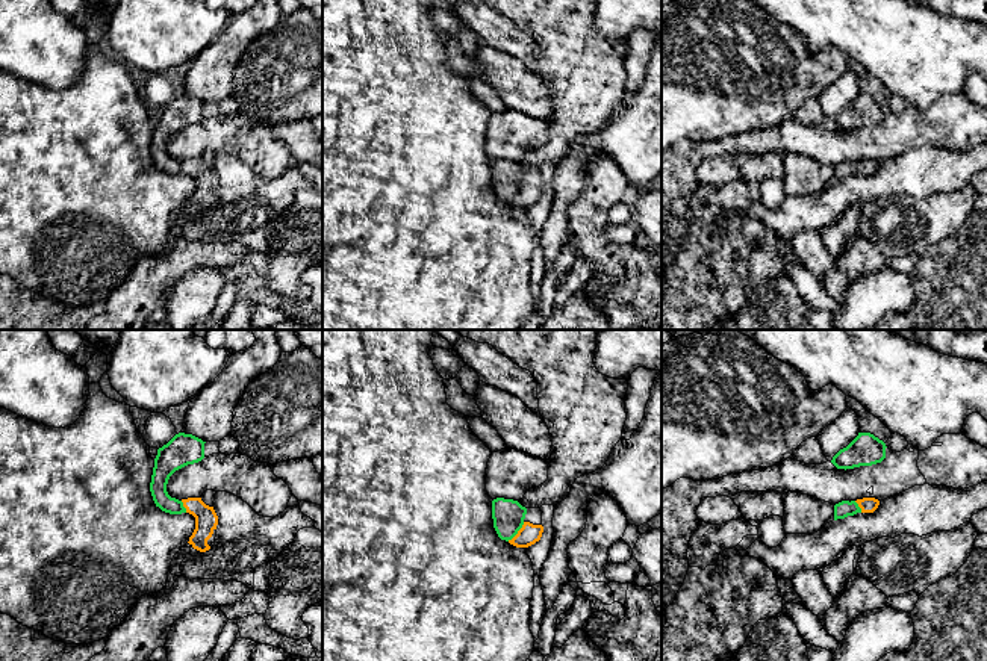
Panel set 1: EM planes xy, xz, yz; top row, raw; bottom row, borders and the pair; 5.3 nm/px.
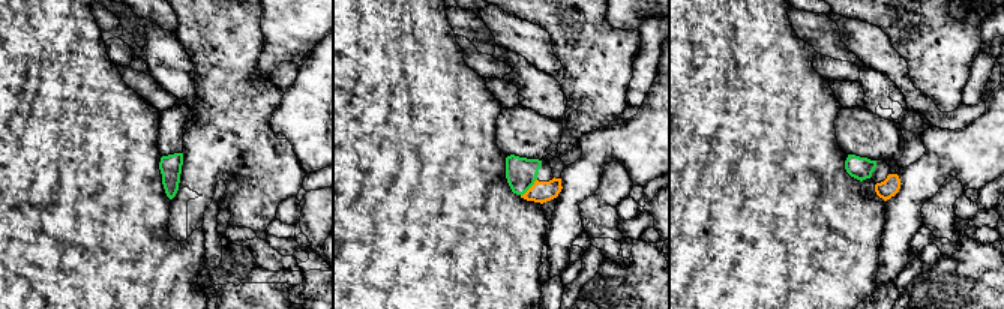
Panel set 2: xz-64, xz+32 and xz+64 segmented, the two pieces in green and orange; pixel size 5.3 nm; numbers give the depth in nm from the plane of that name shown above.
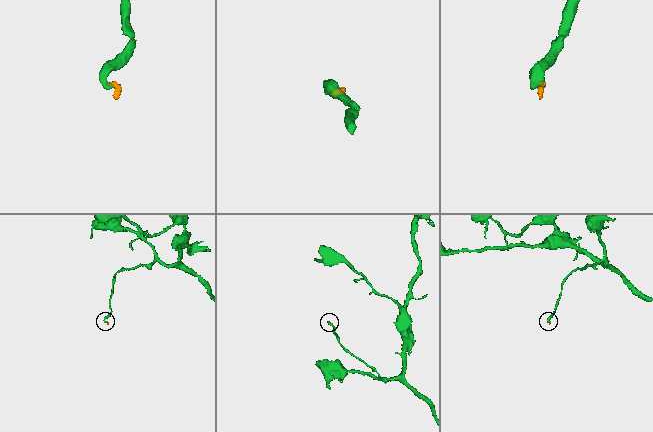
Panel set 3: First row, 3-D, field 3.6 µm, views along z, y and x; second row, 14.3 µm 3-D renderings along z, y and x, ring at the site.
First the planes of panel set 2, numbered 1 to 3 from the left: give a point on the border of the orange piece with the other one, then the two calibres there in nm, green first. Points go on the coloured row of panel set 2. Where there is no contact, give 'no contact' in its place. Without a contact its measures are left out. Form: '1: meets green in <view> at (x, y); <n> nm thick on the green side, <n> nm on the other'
1: no contact
2: meets green in xz+32 at (529, 188); 170 nm thick on the green side, 110 nm on the other
3: no contact

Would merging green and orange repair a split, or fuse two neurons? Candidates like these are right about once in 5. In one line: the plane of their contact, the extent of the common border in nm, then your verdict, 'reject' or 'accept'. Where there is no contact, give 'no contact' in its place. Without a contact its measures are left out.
xz | 140 nm | accept

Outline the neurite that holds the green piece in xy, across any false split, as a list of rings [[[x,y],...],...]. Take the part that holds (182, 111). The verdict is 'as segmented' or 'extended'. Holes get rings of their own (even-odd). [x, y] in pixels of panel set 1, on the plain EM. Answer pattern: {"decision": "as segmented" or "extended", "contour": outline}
{"decision": "extended", "contour": [[[179,94],[167,106],[157,110],[150,144],[150,153],[156,168],[170,175],[189,174],[195,178],[195,191],[189,198],[191,216],[197,218],[215,206],[218,177],[213,168],[206,166],[201,159],[176,160],[167,153],[170,138],[204,119],[201,100]]]}

